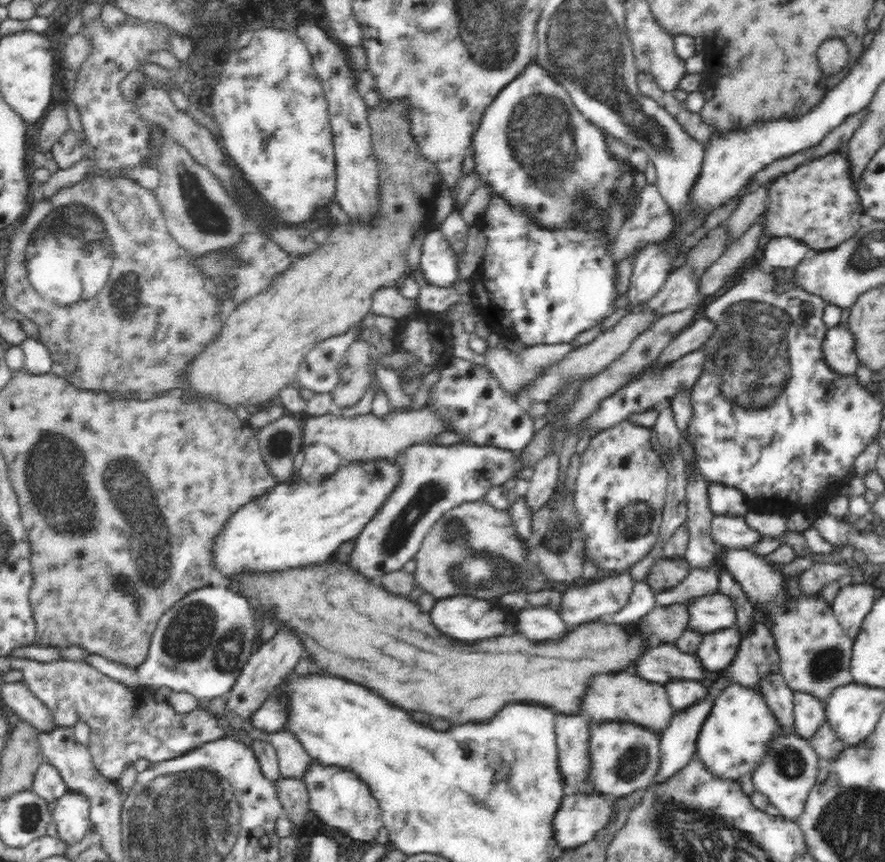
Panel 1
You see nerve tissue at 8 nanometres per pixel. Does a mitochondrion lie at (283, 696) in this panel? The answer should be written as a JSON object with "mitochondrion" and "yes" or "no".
{"mitochondrion":"no"}

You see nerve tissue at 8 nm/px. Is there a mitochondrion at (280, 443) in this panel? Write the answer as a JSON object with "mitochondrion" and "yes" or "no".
{"mitochondrion":"yes"}

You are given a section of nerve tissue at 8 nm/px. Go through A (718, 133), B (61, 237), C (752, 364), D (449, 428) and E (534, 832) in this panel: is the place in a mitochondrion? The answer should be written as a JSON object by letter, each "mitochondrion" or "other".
{"A":"other","B":"mitochondrion","C":"mitochondrion","D":"other","E":"other"}

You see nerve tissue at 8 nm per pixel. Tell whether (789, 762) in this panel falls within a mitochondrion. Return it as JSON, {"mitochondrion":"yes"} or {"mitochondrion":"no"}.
{"mitochondrion":"yes"}

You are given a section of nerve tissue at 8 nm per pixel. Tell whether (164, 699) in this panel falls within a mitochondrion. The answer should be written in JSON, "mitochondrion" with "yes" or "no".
{"mitochondrion":"no"}

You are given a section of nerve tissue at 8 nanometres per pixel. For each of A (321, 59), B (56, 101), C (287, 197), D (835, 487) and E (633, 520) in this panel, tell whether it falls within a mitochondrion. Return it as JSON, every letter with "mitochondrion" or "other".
{"A":"other","B":"other","C":"other","D":"other","E":"mitochondrion"}

